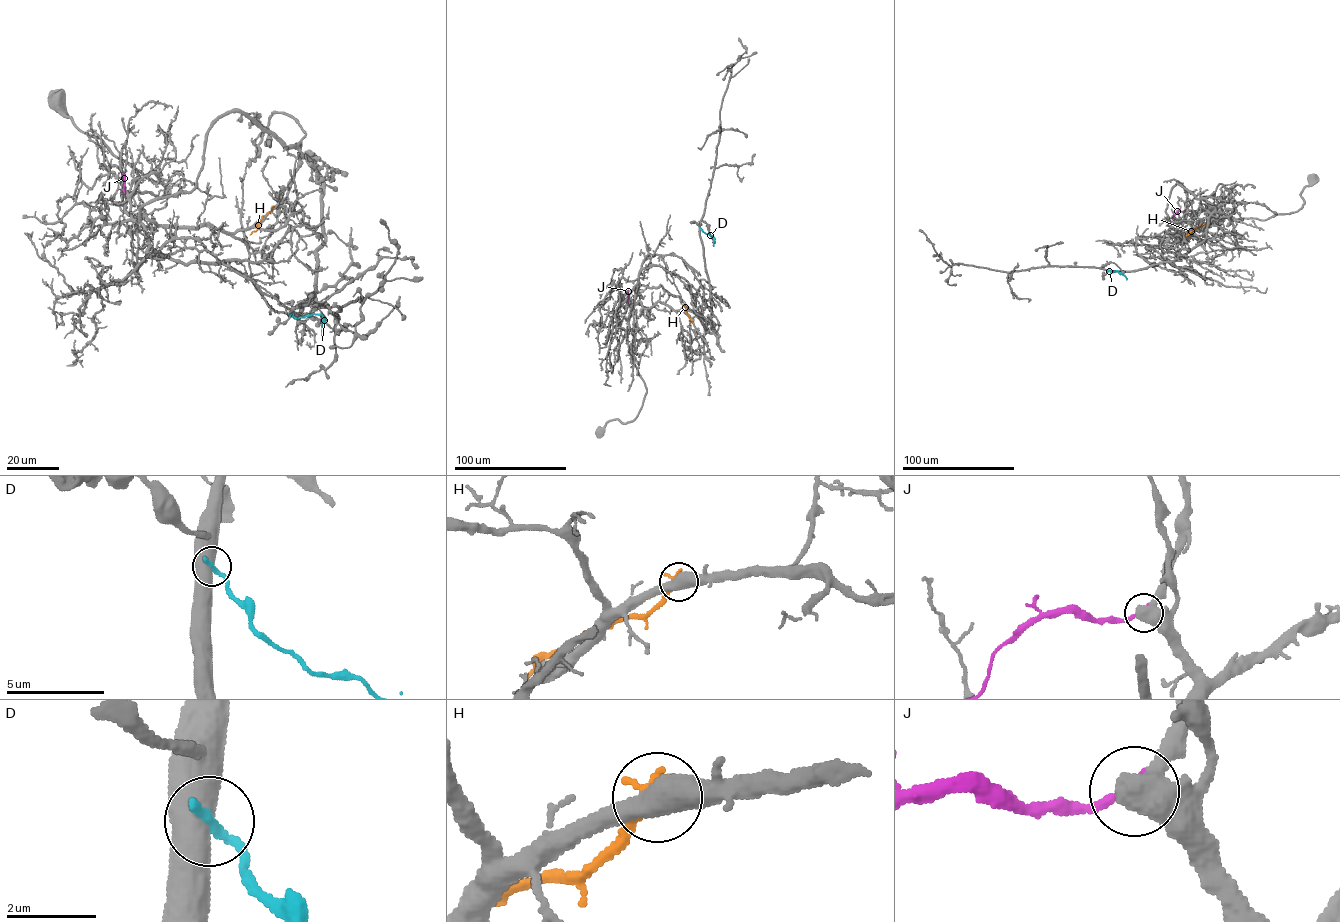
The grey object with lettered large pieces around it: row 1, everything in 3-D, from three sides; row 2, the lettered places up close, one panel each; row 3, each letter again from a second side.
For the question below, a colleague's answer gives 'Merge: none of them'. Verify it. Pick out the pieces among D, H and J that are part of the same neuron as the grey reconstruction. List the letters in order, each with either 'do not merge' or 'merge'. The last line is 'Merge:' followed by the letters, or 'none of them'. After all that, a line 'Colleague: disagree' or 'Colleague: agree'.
D: do not merge
H: do not merge
J: merge
Merge: J
Colleague: disagree

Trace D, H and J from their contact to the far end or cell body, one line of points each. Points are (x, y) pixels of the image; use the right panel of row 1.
D: (1108, 270), (1118, 271), (1126, 279)
H: (1203, 224), (1186, 236)
J: (1184, 211), (1177, 211), (1172, 218)

